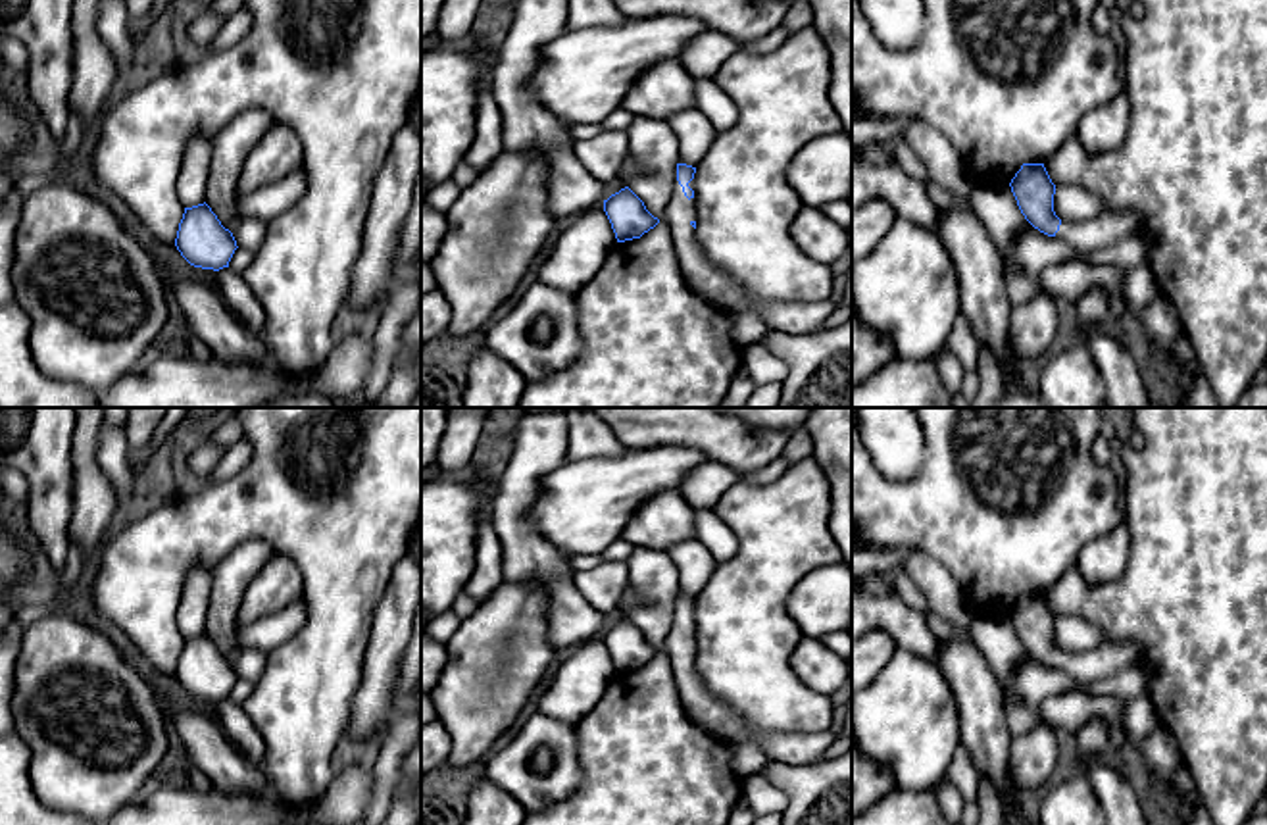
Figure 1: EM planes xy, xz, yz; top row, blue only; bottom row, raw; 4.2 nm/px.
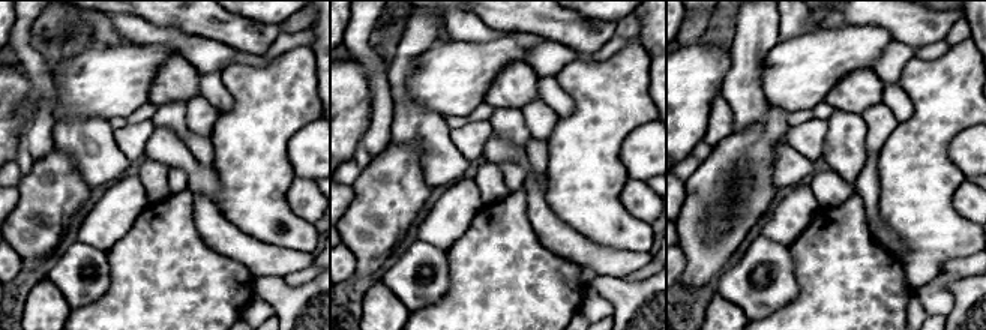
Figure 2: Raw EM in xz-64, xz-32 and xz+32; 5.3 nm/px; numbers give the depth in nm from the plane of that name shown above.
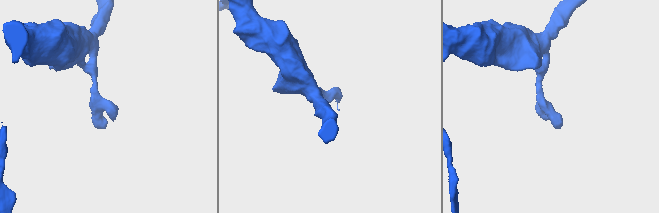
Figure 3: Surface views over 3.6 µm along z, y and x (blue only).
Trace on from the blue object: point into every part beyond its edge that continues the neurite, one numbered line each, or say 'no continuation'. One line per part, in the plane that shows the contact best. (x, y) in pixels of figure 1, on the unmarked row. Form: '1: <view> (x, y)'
1: xz (714, 716)

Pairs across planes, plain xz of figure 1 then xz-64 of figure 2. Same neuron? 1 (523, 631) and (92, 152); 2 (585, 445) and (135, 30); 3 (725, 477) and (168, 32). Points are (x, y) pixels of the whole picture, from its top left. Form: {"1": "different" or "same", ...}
{"1": "different", "2": "same", "3": "same"}

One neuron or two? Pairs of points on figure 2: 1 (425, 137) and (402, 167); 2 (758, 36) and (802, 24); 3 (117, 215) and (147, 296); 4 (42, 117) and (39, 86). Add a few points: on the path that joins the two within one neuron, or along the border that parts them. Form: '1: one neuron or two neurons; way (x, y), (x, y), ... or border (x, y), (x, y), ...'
1: two neurons; border (392, 140), (410, 146), (417, 153), (426, 182)
2: two neurons; border (781, 15), (779, 41)
3: two neurons; border (146, 206), (134, 225), (107, 251)
4: one neuron; way (45, 110), (45, 93)

